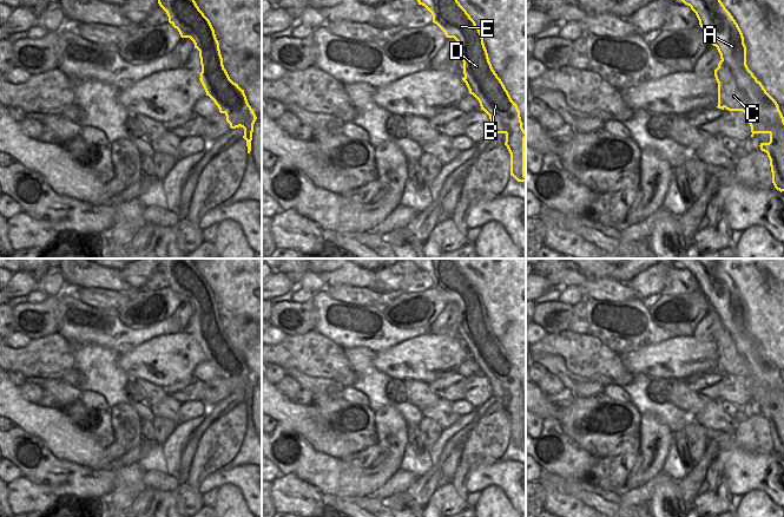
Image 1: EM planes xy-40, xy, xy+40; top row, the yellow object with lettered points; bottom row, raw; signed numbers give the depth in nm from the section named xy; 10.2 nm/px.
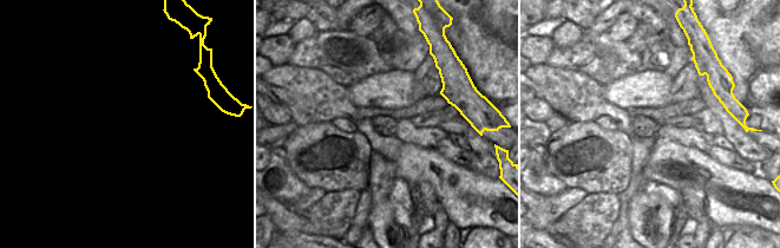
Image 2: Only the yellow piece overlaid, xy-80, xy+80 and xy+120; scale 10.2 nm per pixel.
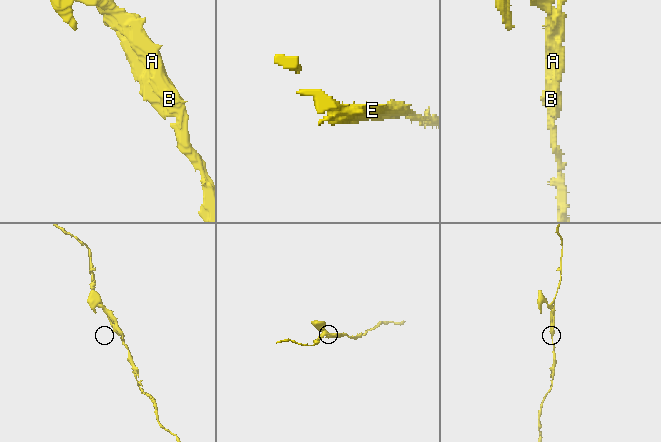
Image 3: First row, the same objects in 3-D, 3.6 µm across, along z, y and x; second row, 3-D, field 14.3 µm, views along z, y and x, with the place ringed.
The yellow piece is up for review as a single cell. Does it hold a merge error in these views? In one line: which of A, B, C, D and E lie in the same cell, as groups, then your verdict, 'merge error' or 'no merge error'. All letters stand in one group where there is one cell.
A B D E / C | merge error

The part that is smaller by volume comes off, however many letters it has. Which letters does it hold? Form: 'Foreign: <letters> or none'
Foreign: C

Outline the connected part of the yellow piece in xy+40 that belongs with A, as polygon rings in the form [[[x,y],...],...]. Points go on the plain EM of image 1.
[[[666,258],[679,262],[696,277],[700,292],[710,302],[710,308],[720,314],[720,323],[732,336],[738,352],[755,378],[766,382],[770,406],[760,407],[760,414],[767,418],[772,437],[772,447],[784,456],[784,381],[777,366],[746,329],[746,310],[743,297],[720,266],[718,258]]]

